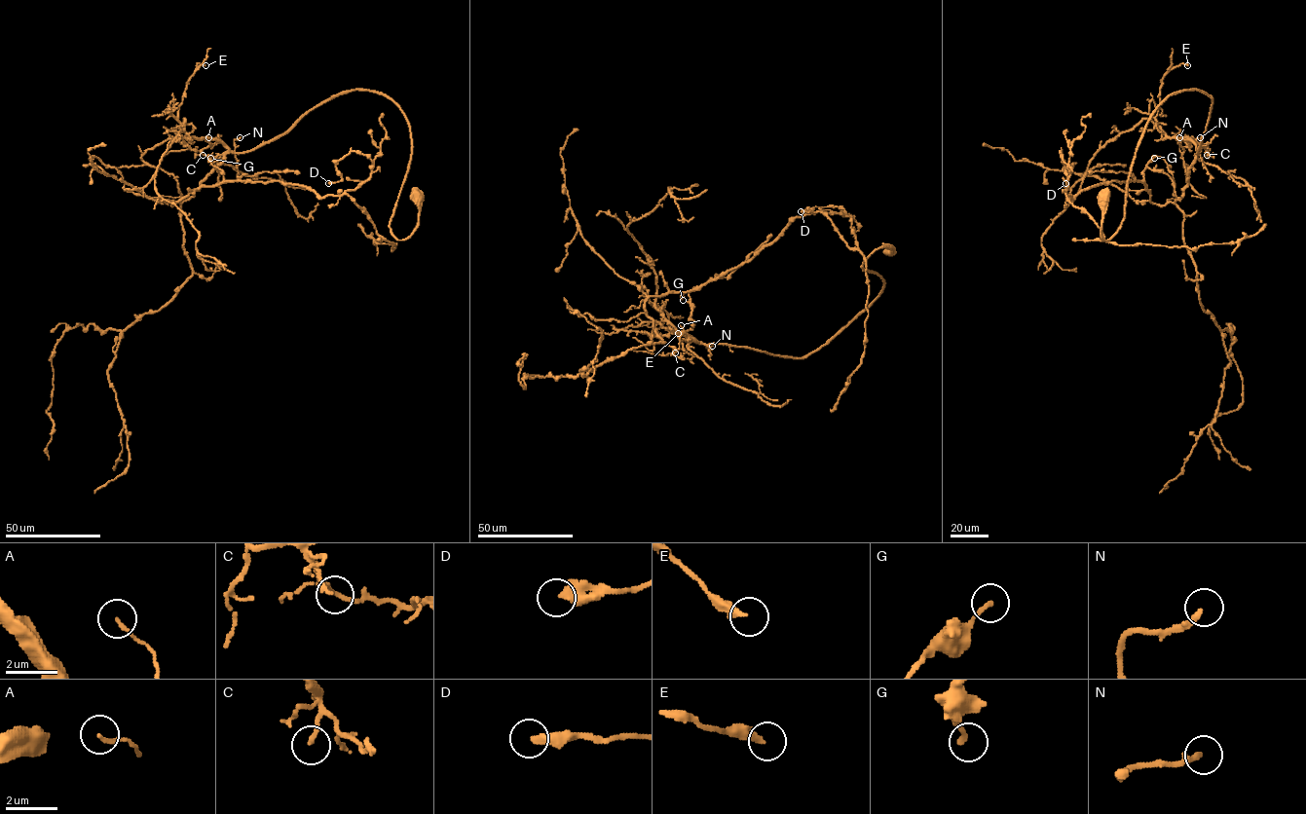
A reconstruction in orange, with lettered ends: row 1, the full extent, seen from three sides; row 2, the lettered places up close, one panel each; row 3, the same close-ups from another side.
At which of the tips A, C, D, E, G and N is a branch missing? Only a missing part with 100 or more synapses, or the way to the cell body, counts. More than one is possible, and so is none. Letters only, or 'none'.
none

